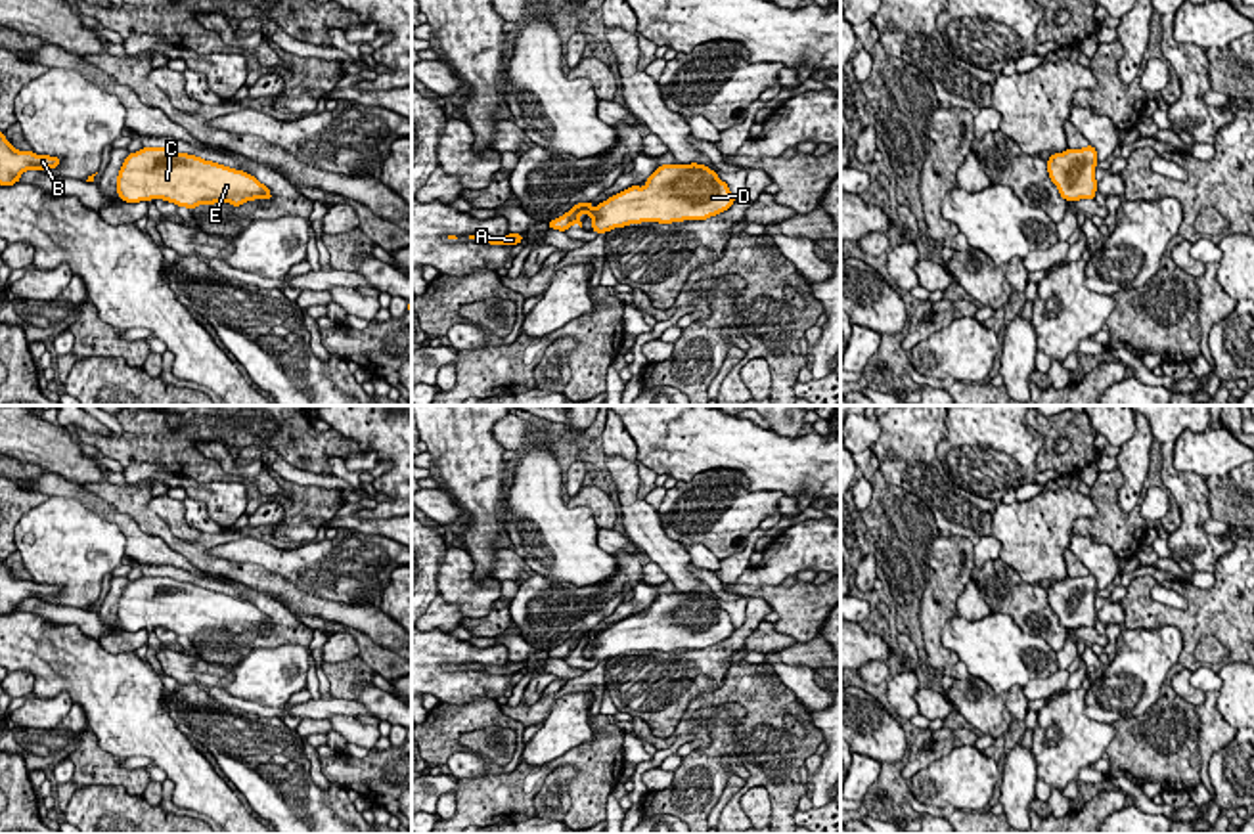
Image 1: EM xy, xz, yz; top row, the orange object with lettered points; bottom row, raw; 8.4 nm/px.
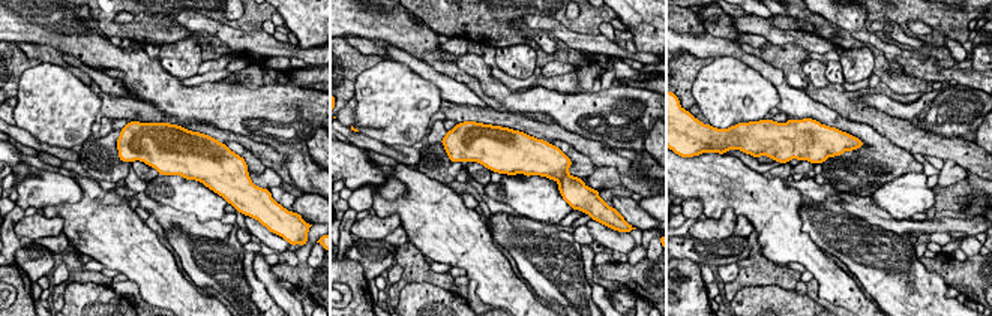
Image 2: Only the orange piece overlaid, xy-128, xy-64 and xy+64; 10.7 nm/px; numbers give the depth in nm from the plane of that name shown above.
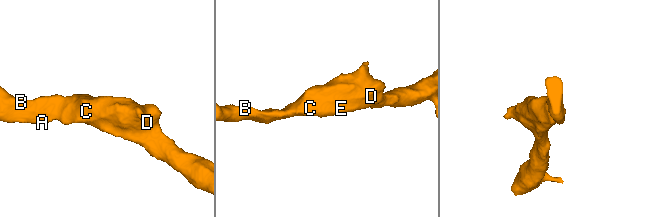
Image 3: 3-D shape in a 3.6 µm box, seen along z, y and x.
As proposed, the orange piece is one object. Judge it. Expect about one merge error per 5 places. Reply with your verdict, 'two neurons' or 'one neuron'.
one neuron

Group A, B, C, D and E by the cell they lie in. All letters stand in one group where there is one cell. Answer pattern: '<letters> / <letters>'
A B C D E

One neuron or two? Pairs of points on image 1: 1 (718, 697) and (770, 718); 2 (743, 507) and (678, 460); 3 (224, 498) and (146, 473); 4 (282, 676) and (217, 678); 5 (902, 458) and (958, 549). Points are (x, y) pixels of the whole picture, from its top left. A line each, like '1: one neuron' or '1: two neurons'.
1: one neuron
2: two neurons
3: one neuron
4: two neurons
5: two neurons

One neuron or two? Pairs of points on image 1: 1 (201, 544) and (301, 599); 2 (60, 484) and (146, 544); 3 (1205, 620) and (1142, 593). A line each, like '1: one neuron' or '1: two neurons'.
1: one neuron
2: one neuron
3: one neuron

